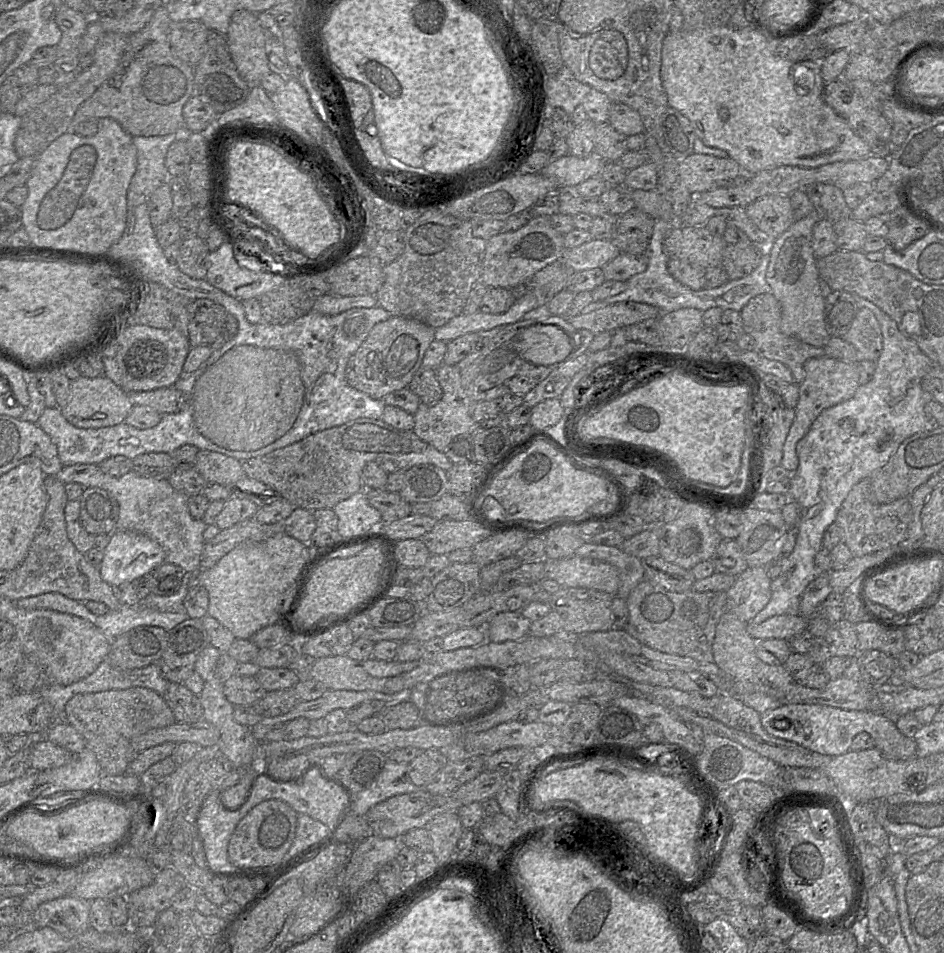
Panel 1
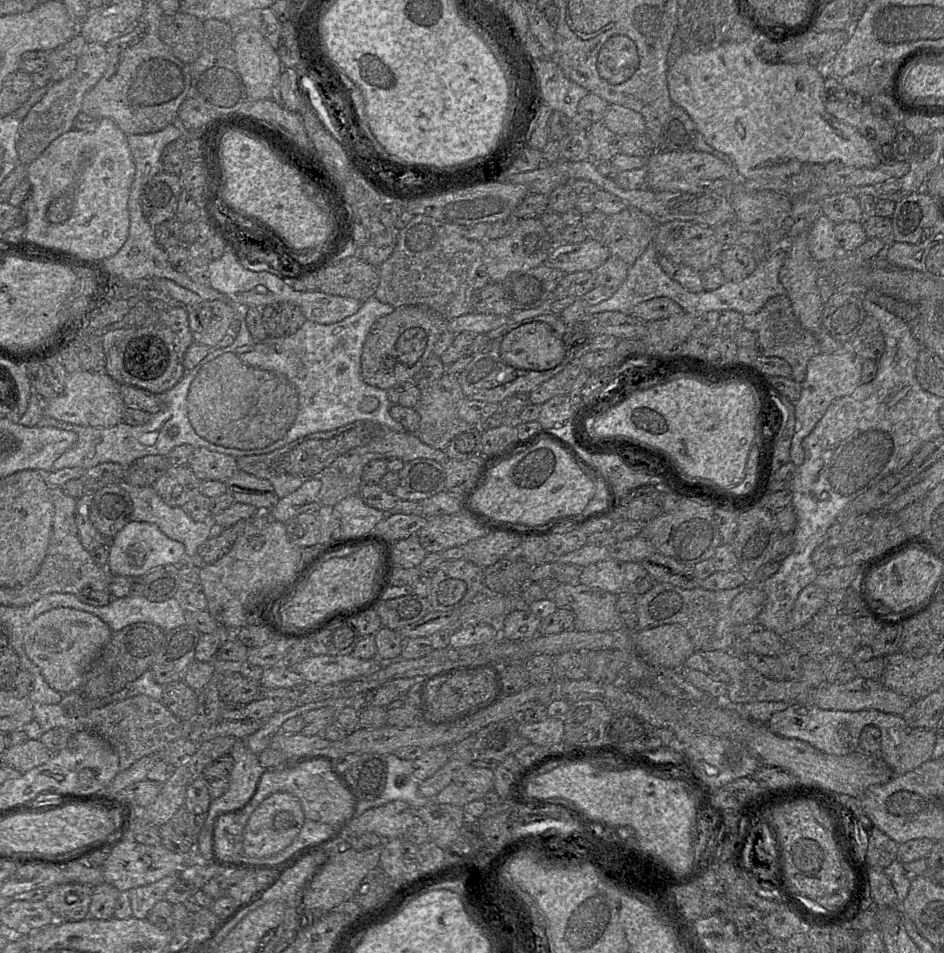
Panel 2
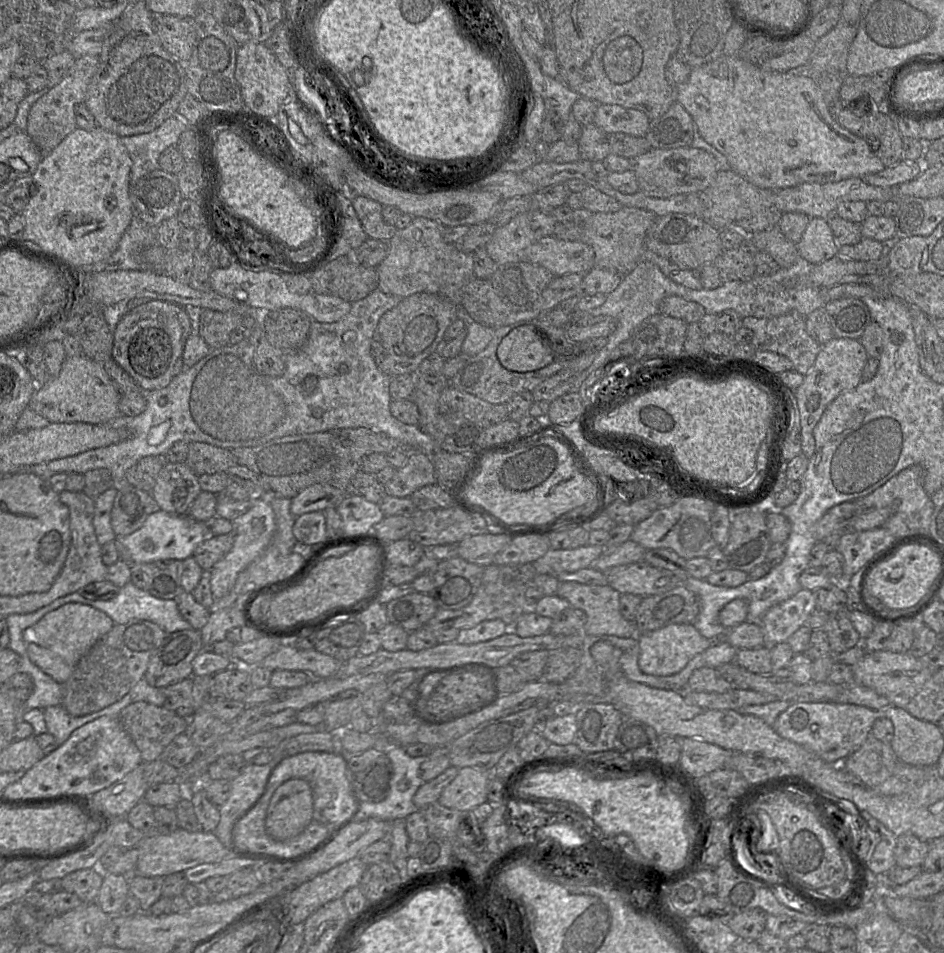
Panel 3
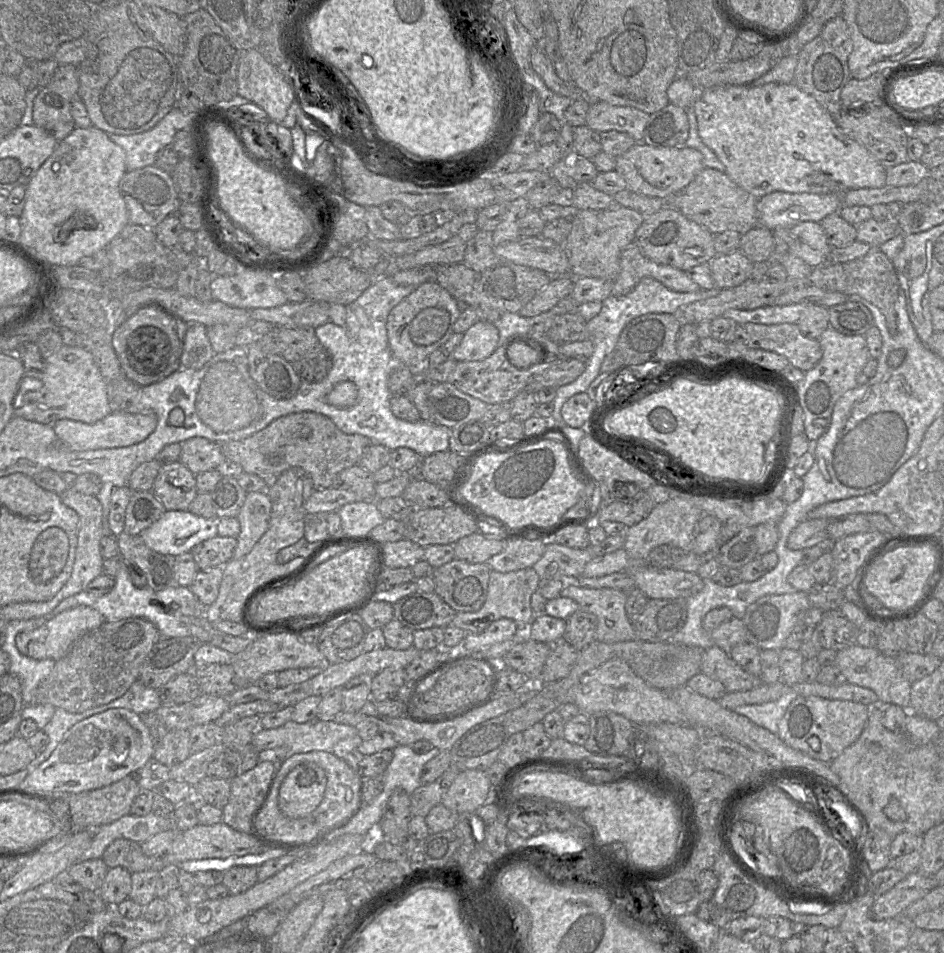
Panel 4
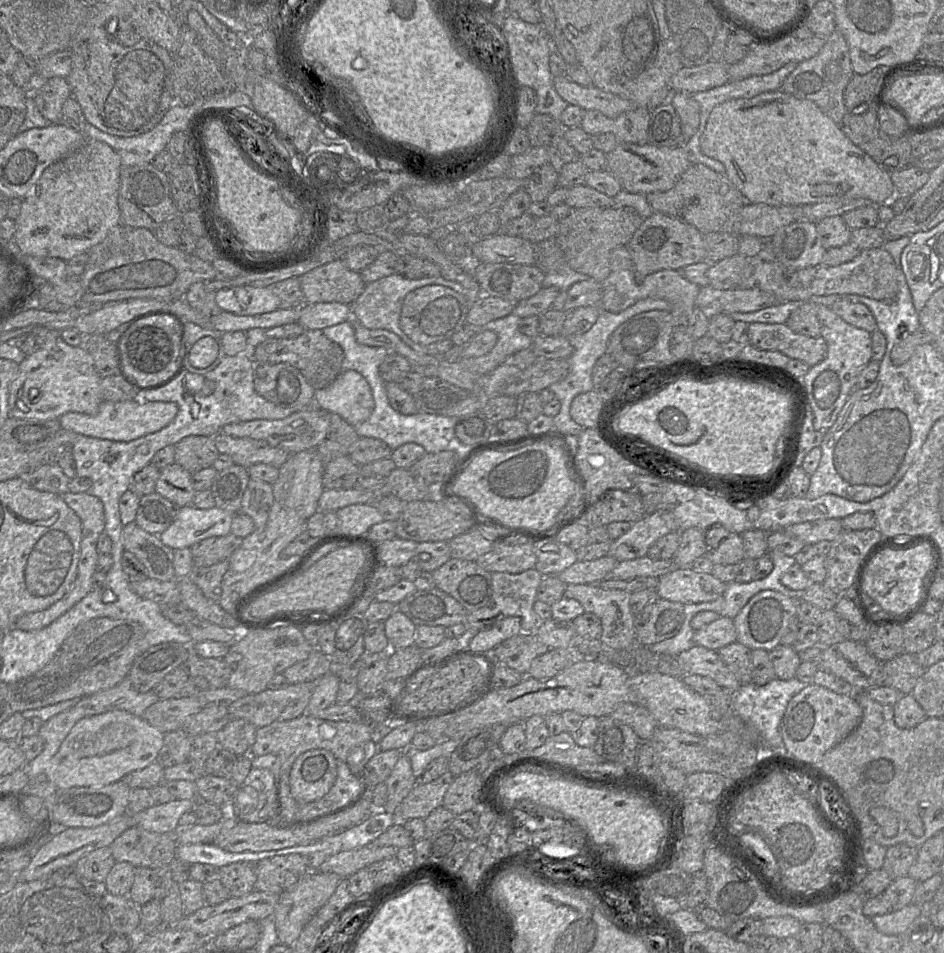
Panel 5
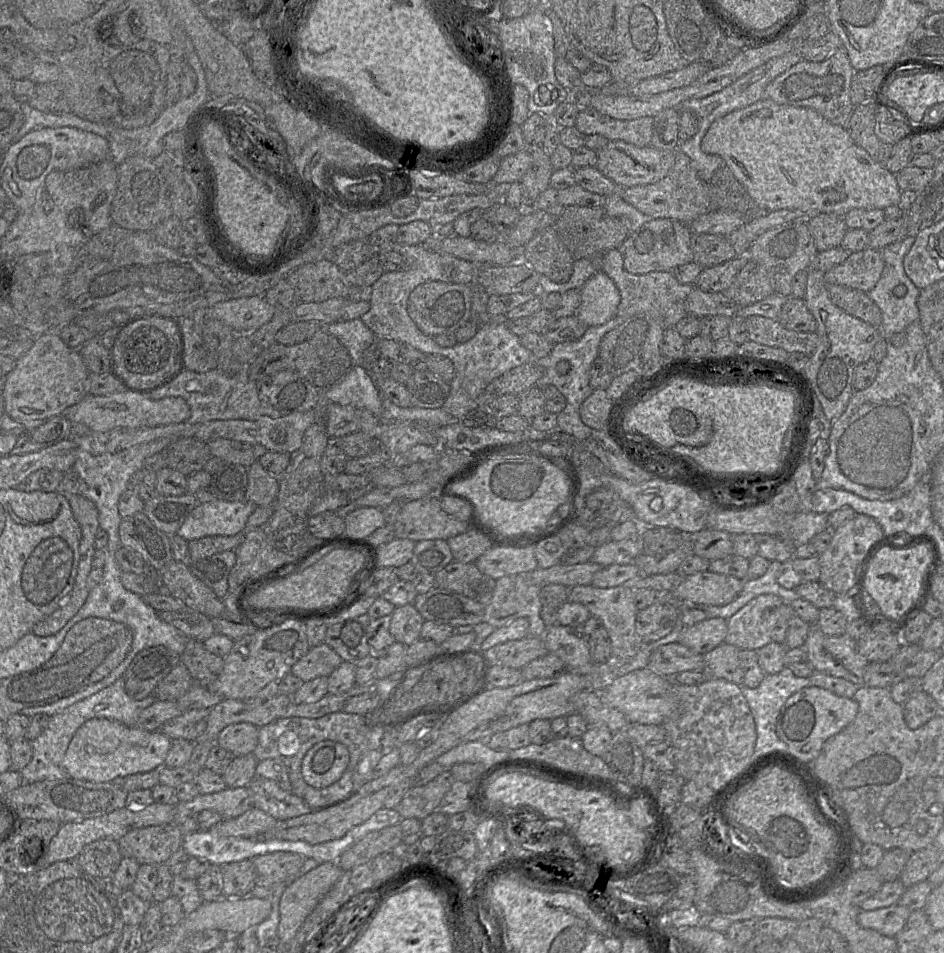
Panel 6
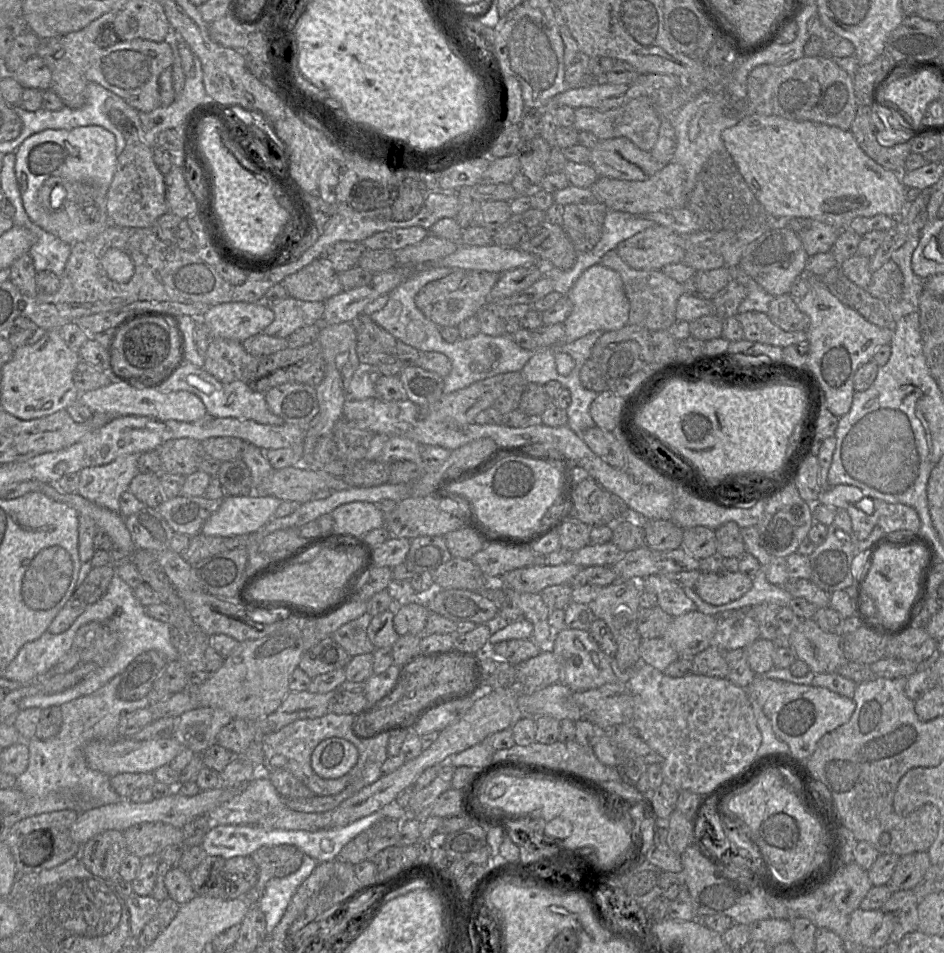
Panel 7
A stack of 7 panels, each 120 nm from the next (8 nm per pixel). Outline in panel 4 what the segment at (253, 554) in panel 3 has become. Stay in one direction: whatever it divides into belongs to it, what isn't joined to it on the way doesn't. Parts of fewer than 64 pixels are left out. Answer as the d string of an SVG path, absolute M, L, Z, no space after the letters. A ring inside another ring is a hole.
M266 491L247 493L242 509L237 515L240 531L232 559L248 554L267 531L271 517L271 500Z

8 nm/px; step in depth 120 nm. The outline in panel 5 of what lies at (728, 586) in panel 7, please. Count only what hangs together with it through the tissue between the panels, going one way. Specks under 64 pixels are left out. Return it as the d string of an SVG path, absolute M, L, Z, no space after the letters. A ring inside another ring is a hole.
M687 567L659 577L654 596L683 605L696 604L716 600L725 589L726 584L714 575L699 573Z

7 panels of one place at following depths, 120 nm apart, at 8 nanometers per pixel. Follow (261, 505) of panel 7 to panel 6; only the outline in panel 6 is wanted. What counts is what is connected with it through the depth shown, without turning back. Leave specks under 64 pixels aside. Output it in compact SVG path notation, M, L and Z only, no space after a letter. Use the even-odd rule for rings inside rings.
M216 500L198 504L188 515L176 535L187 542L213 536L233 536L244 533L246 522L255 506L244 500Z

